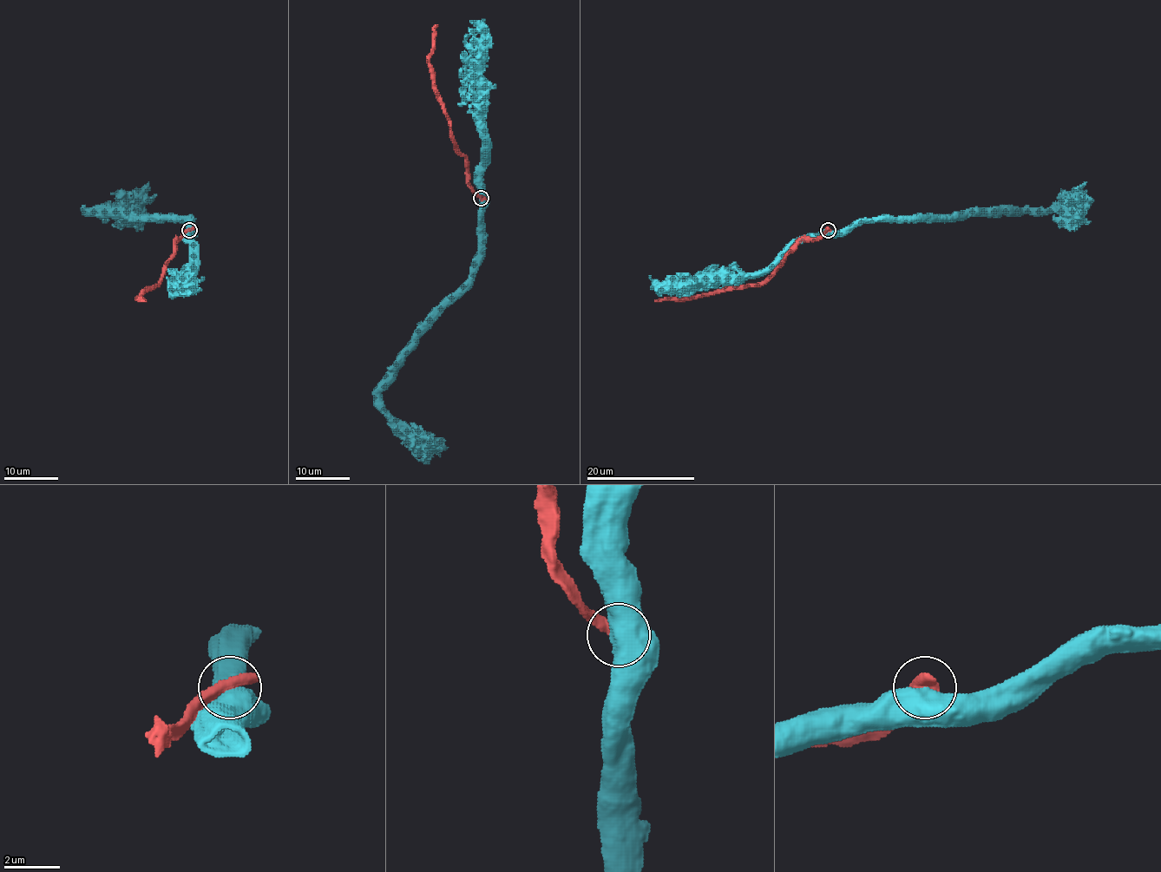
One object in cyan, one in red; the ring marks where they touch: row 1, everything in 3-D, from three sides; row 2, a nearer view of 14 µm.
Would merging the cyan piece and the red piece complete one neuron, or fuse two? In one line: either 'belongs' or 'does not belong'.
does not belong

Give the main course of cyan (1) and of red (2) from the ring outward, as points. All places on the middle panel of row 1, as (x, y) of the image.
1: (481, 198), (476, 270), (444, 302), (380, 393), (383, 407), (396, 419), (449, 447)
2: (481, 198), (468, 183), (467, 160), (451, 133), (449, 118), (435, 84), (429, 62), (433, 29), (437, 24)

